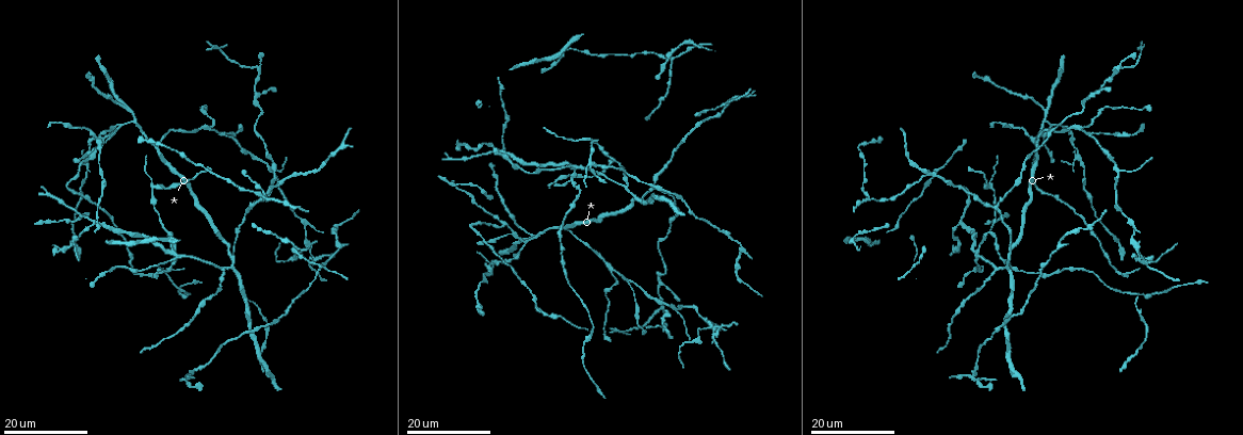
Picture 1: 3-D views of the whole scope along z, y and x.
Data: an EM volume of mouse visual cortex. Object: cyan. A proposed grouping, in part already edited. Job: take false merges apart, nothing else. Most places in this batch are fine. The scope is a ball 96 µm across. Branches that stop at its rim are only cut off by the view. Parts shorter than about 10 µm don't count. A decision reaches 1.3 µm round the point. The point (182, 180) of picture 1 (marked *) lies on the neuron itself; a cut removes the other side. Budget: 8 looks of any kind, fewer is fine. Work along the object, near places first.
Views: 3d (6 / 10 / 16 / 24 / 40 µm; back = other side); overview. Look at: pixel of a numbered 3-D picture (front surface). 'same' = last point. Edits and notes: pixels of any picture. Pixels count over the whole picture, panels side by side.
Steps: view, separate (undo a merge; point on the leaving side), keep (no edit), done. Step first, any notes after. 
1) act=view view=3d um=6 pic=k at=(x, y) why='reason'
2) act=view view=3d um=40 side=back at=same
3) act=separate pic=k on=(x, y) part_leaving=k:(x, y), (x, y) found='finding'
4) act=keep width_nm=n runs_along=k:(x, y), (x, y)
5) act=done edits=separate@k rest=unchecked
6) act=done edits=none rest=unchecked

act=view view=3d um=16 pic=1 at=(990, 232) why='arms part here'

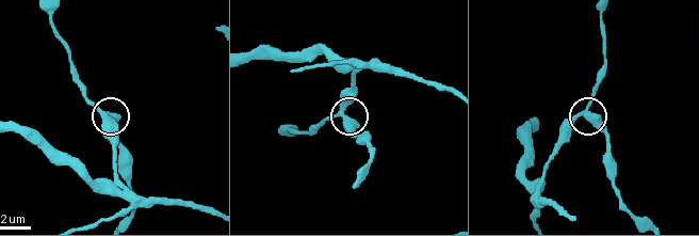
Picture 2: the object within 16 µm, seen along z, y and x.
act=view view=3d um=10 pic=2 at=(338, 112) why='closer look'

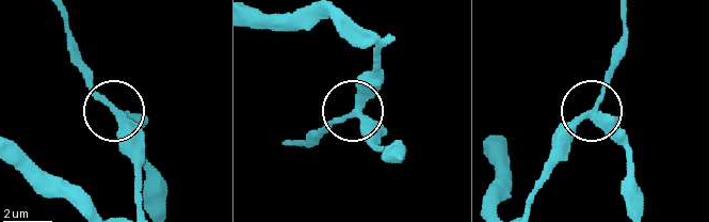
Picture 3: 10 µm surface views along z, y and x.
act=keep width_nm=250 found='one neuron here'

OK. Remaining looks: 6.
act=view view=3d um=24 pic=1 at=(153, 186)

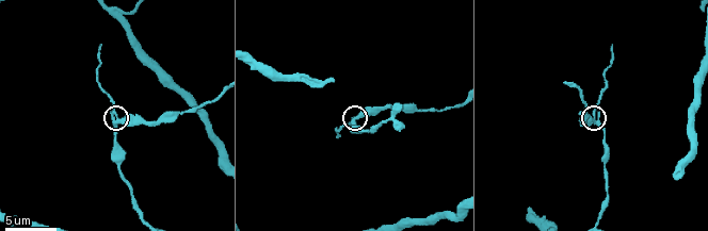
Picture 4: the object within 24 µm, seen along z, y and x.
act=view view=3d um=6 pic=4 at=(596, 124) why='closer look'

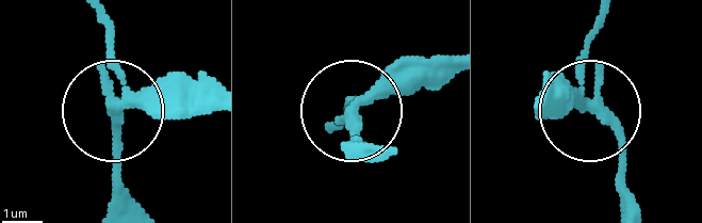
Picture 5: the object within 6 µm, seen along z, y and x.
act=keep runs_along=5:(120, 207), (120, 112), (188, 106) found='one neuron here'

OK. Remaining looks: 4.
act=view view=3d um=16 pic=1 at=(1037, 143) why='three-way junction'

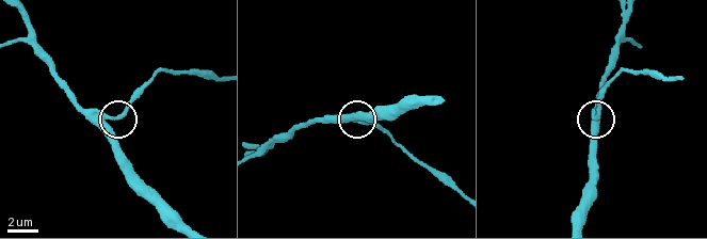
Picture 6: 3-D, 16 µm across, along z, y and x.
act=view view=3d um=6 pic=6 at=(593, 117)

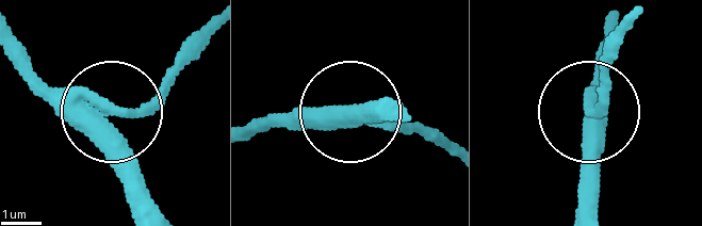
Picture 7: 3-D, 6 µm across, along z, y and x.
act=keep width_nm=280 found='one neuron here'

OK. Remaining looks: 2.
act=view view=3d um=24 pic=1 at=(207, 129) why='three-way junction'

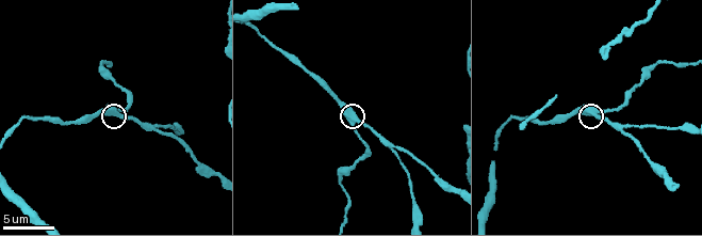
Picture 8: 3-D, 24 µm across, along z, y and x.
act=view view=3d um=6 pic=8 at=(595, 113)

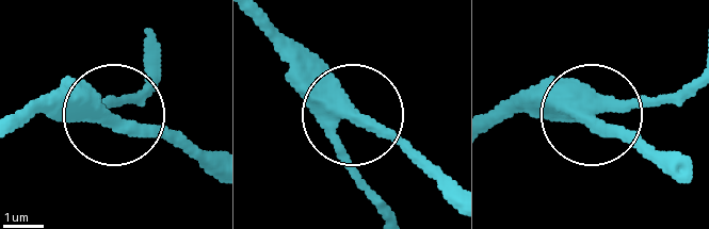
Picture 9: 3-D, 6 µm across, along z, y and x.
act=keep runs_along=9:(258, 21), (340, 102), (343, 164), (377, 215) found='all the same neuron'

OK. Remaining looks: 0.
act=done edits=none rest=unchecked

